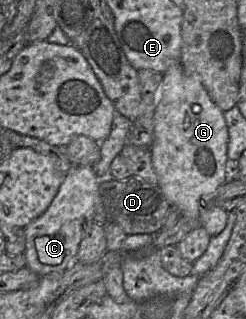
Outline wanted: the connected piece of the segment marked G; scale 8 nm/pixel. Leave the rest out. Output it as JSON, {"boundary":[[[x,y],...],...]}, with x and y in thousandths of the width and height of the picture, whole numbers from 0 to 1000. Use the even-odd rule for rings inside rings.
{"boundary":[[[736,191],[699,194],[659,245],[626,348],[614,451],[614,498],[642,555],[642,583],[679,633],[728,658],[732,677],[805,690],[854,740],[882,737],[915,715],[931,665],[882,646],[821,646],[813,633],[821,611],[862,608],[919,574],[931,426],[907,348],[862,317],[801,241],[748,229]]]}

